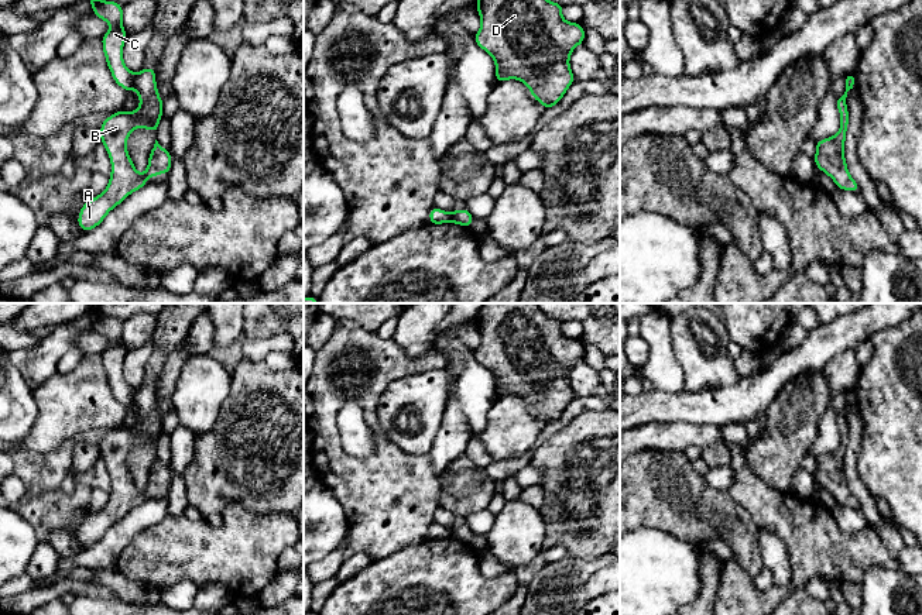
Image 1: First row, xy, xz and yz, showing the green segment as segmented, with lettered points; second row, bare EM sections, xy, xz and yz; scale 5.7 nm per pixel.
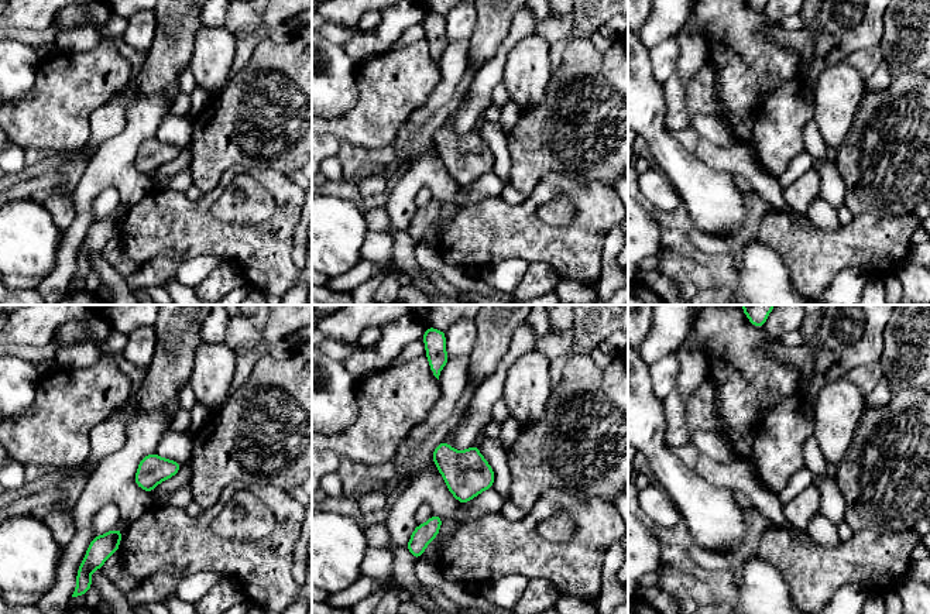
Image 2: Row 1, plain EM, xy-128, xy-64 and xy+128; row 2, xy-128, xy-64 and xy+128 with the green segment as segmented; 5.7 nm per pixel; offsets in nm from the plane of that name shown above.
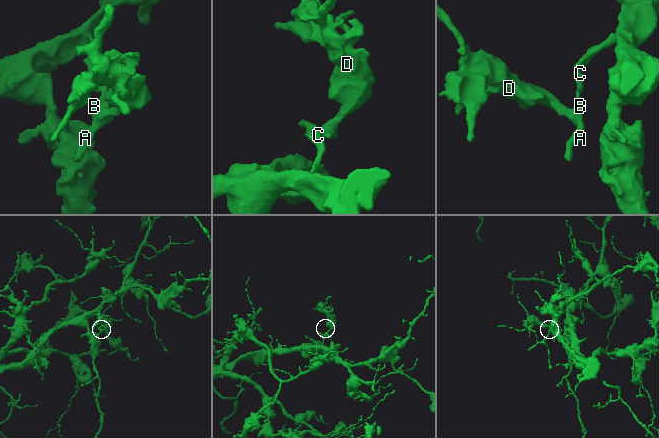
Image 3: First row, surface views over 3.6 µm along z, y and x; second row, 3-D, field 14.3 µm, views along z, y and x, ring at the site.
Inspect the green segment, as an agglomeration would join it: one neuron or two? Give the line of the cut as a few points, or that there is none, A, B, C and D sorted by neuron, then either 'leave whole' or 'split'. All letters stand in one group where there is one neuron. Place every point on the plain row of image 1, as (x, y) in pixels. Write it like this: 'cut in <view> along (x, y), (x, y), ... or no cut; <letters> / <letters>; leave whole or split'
cut in xy along (136, 390), (132, 402); A B D / C; split

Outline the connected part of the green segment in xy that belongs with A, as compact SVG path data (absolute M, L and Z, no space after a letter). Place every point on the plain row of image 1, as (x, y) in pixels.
M143 384L141 388L136 389L133 403L141 420L133 429L116 427L100 442L100 457L109 470L112 489L107 504L97 513L89 515L82 522L78 532L78 540L82 547L90 547L97 543L112 525L120 520L130 509L141 505L151 492L169 489L171 470L157 456L143 491L137 488L127 468L127 454L137 443L158 449L164 423L157 406L155 384Z

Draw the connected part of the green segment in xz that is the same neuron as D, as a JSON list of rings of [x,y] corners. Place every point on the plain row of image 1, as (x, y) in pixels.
[[[484,303],[476,317],[481,343],[474,357],[493,372],[496,399],[518,395],[544,422],[544,427],[558,420],[575,398],[569,374],[585,358],[585,344],[579,339],[565,337],[563,320],[549,317],[538,303]]]

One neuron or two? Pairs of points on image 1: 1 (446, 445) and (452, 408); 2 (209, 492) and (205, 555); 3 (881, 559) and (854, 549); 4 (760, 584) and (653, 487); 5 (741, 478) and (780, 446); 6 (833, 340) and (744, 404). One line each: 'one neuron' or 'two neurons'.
1: one neuron
2: two neurons
3: one neuron
4: two neurons
5: two neurons
6: one neuron

